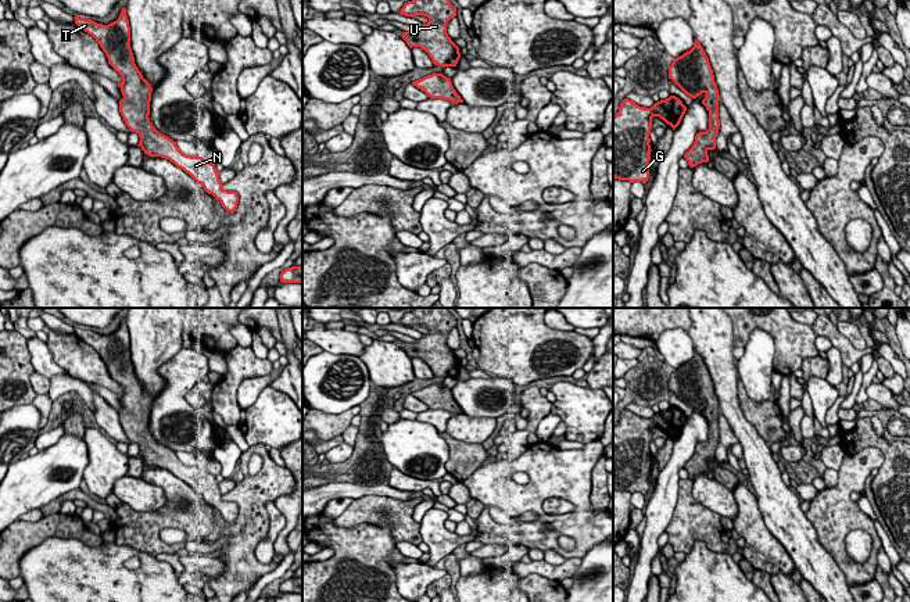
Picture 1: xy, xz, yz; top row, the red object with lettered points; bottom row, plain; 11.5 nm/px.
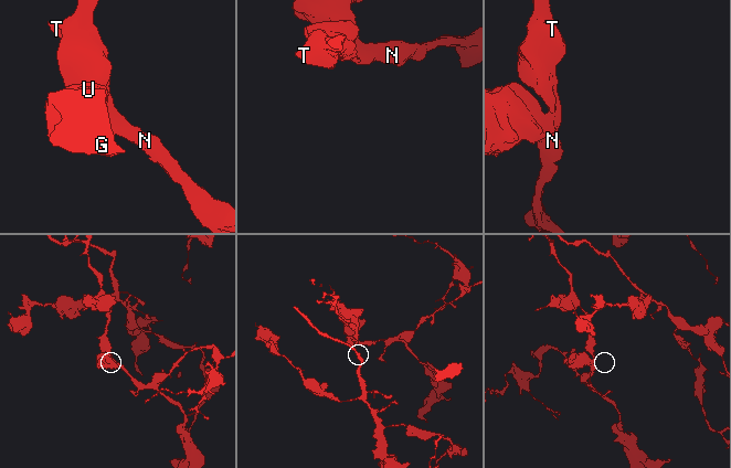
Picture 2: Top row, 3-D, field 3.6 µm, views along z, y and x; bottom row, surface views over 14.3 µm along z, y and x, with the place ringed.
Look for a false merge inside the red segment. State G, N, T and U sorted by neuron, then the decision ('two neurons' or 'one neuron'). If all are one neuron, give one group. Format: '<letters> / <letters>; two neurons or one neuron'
G N T U; one neuron

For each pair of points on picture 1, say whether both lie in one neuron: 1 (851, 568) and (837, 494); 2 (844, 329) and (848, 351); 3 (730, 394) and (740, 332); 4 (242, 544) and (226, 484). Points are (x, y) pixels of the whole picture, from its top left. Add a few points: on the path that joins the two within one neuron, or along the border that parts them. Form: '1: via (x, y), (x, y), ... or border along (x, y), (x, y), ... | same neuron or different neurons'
1: via (837, 549), (837, 512) | same neuron
2: border along (835, 326), (862, 351) | different neurons
3: border along (731, 322), (734, 346) | different neurons
4: border along (236, 484), (224, 495) | different neurons

